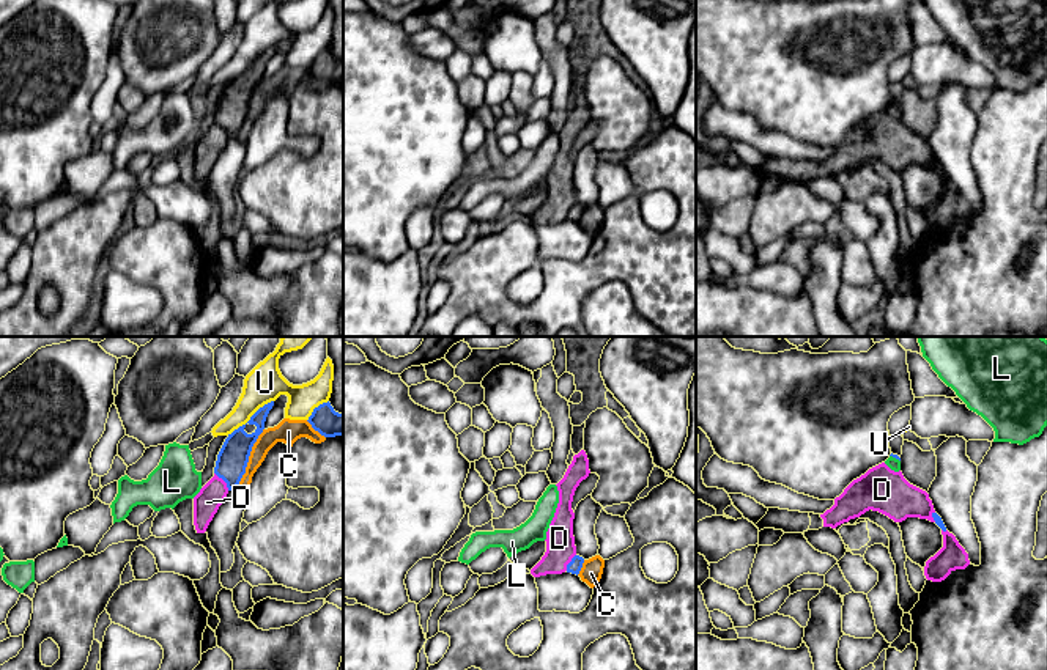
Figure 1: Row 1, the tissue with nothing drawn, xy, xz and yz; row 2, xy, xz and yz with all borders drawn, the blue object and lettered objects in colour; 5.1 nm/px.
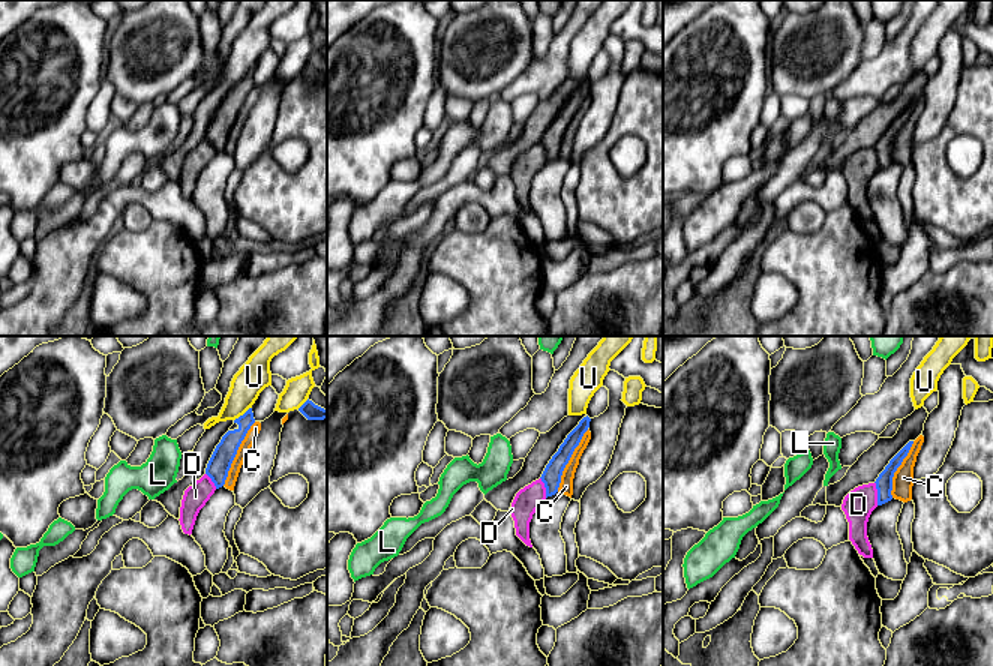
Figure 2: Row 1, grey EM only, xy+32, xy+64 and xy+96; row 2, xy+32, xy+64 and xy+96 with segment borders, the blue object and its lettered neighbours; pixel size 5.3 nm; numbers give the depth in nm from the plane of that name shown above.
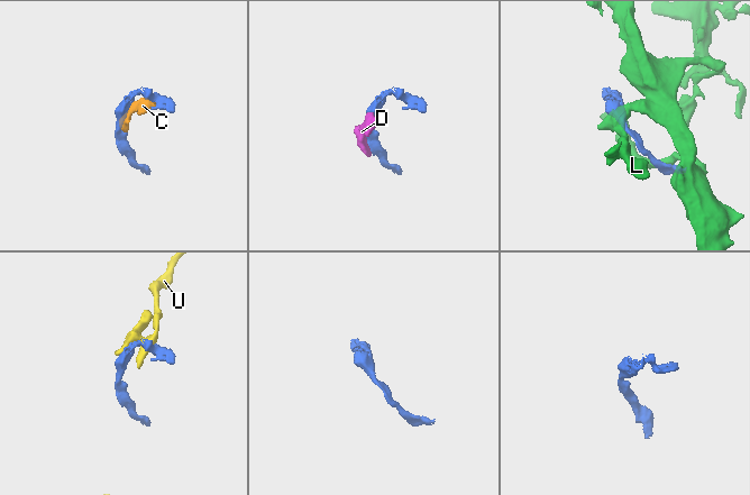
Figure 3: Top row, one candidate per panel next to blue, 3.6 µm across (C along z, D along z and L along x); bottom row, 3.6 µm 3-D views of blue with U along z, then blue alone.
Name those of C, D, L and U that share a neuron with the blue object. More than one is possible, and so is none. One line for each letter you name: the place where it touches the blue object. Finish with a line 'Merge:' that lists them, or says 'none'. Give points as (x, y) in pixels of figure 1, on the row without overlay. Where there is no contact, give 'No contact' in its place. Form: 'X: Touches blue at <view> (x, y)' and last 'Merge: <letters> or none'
Merge: none

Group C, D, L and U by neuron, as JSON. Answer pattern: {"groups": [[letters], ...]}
{"groups": [["C", "D"], ["L"], ["U"]]}

